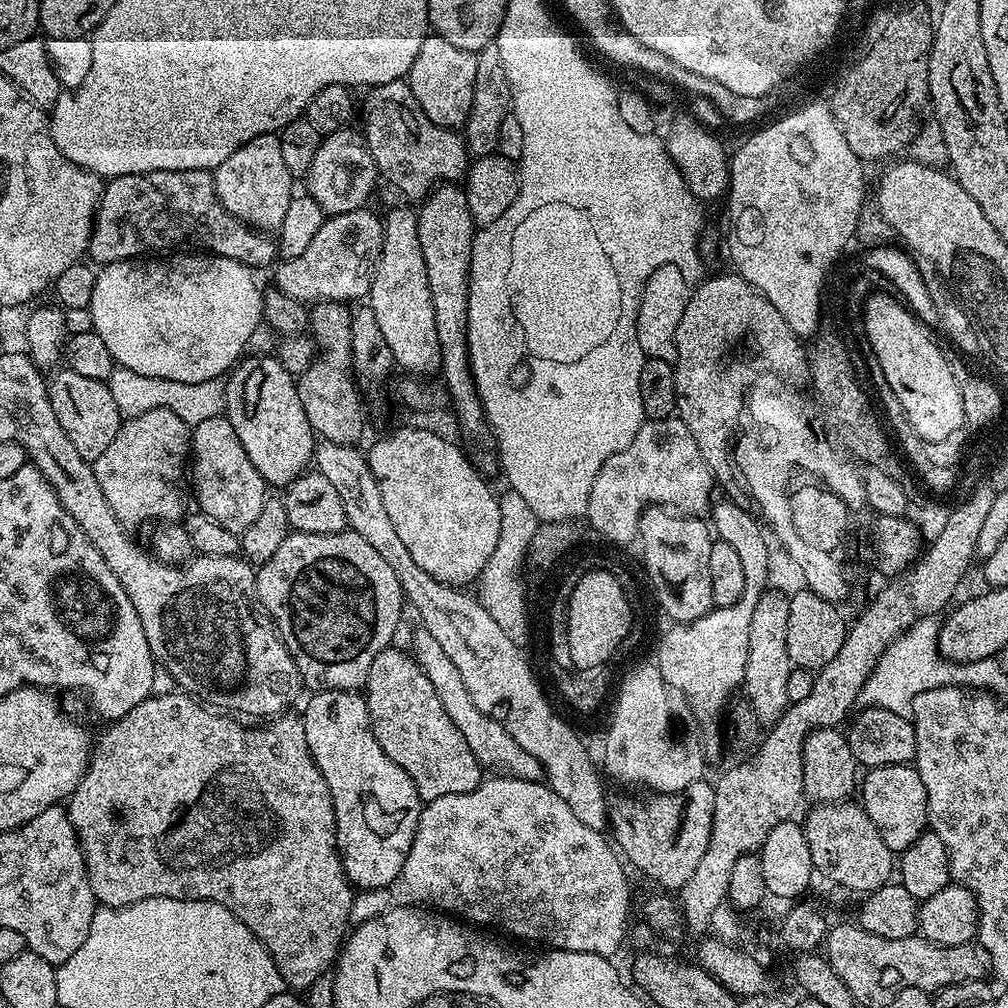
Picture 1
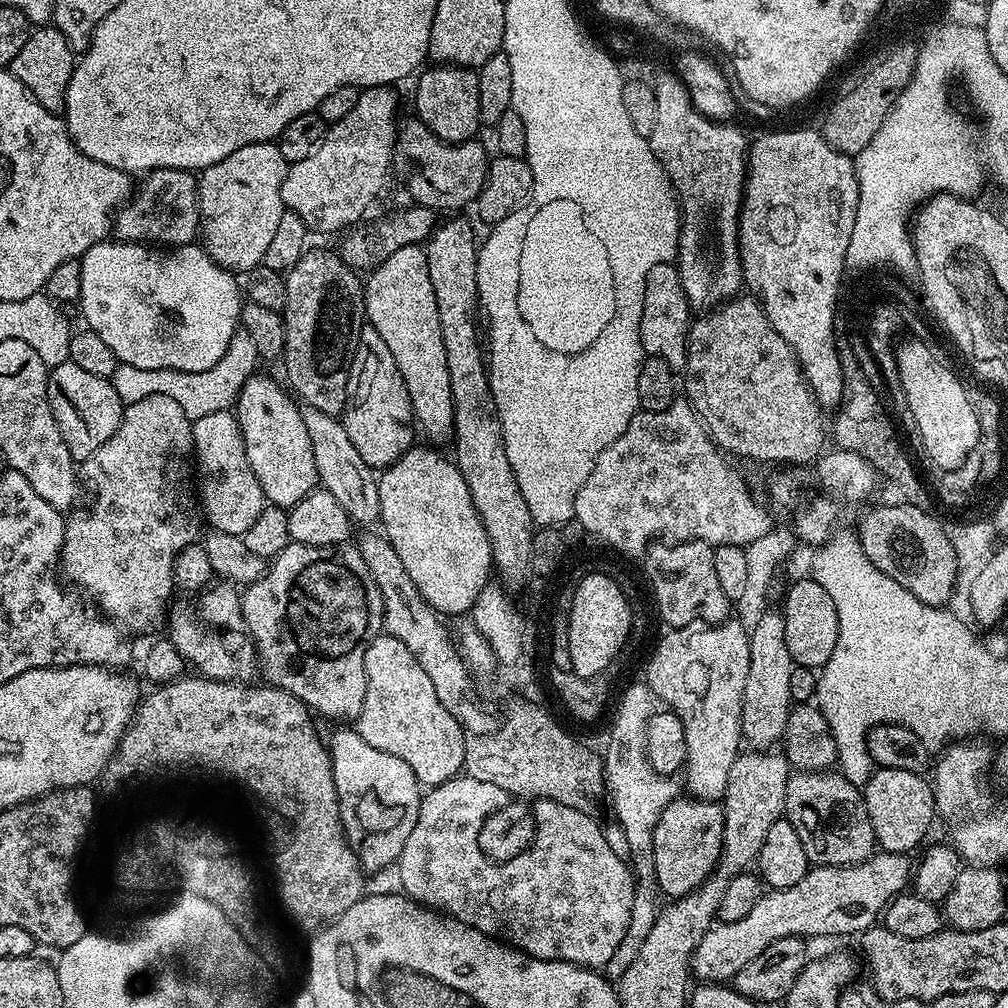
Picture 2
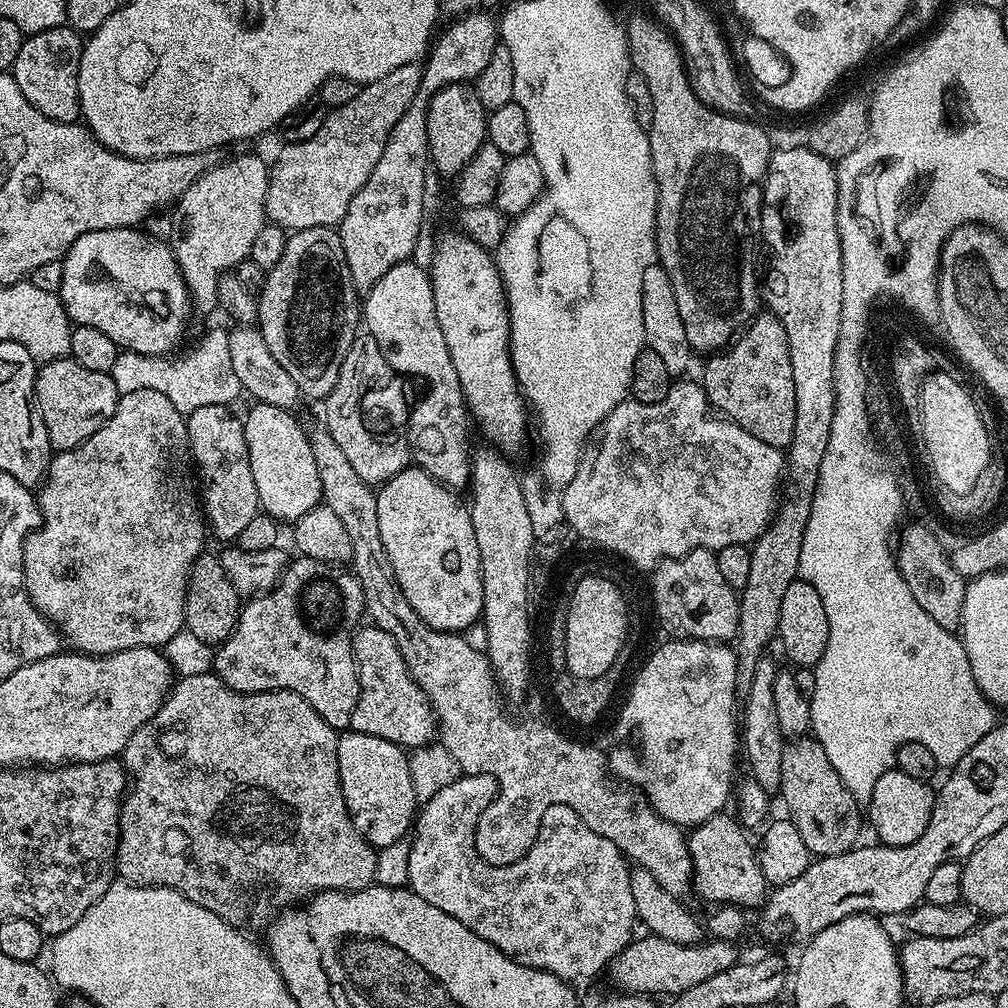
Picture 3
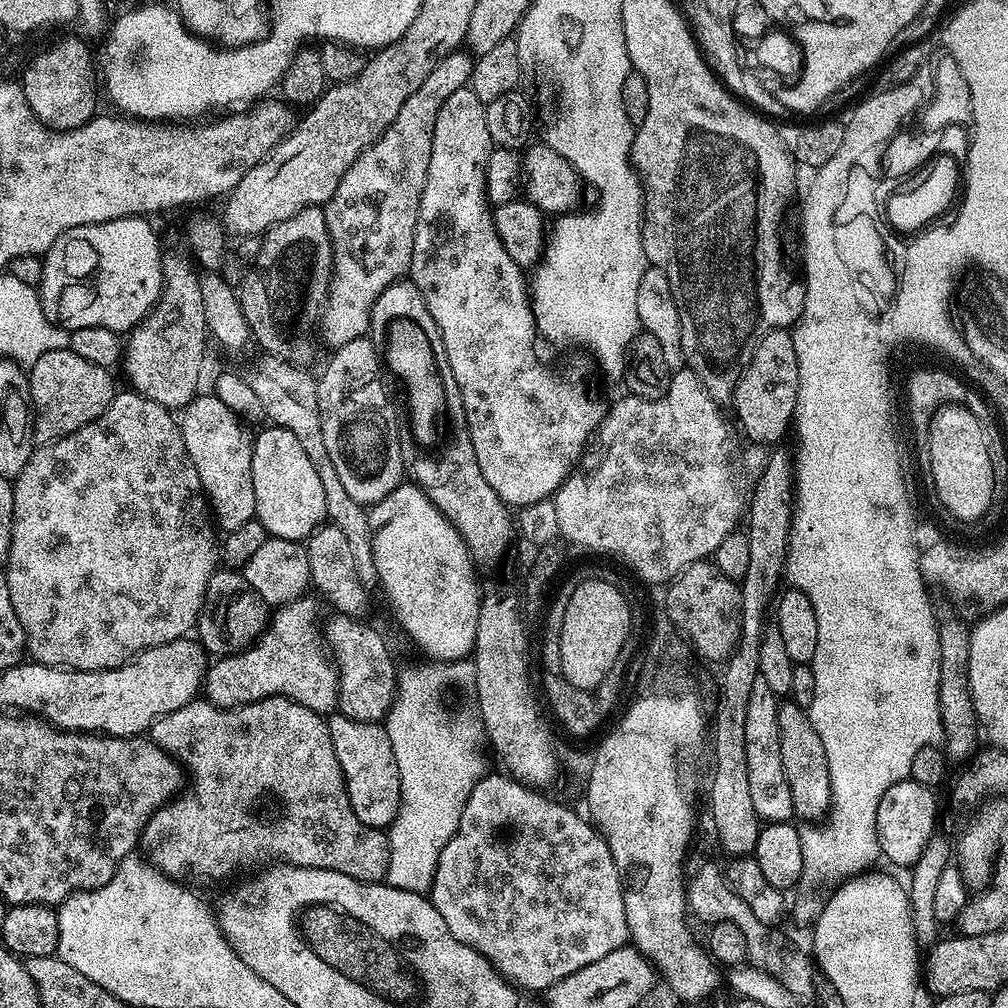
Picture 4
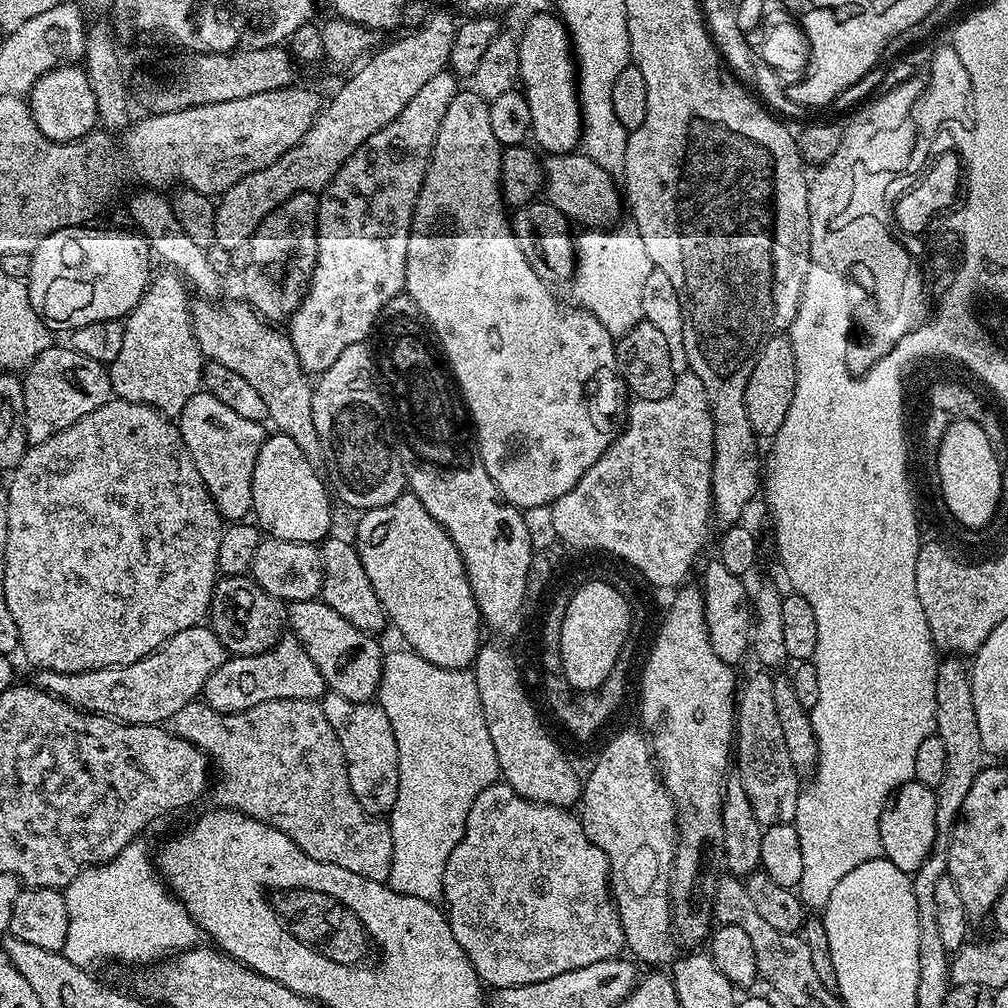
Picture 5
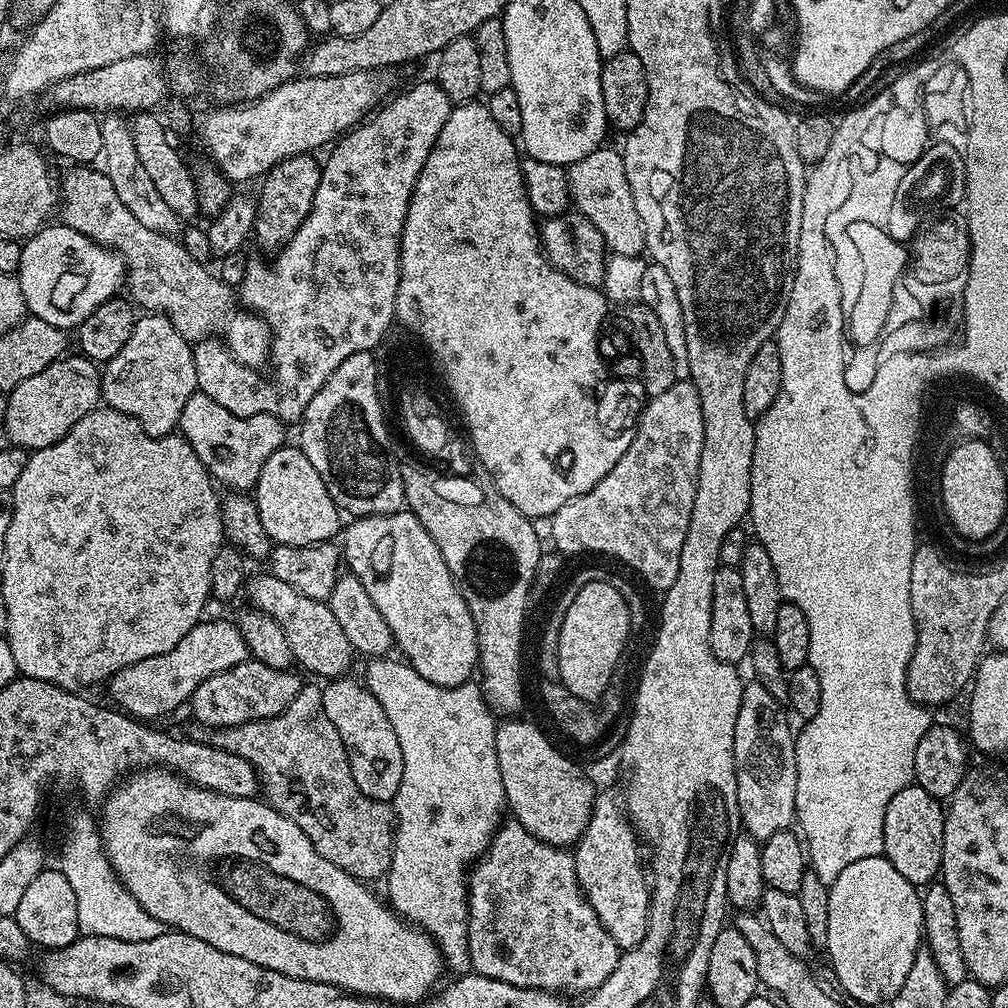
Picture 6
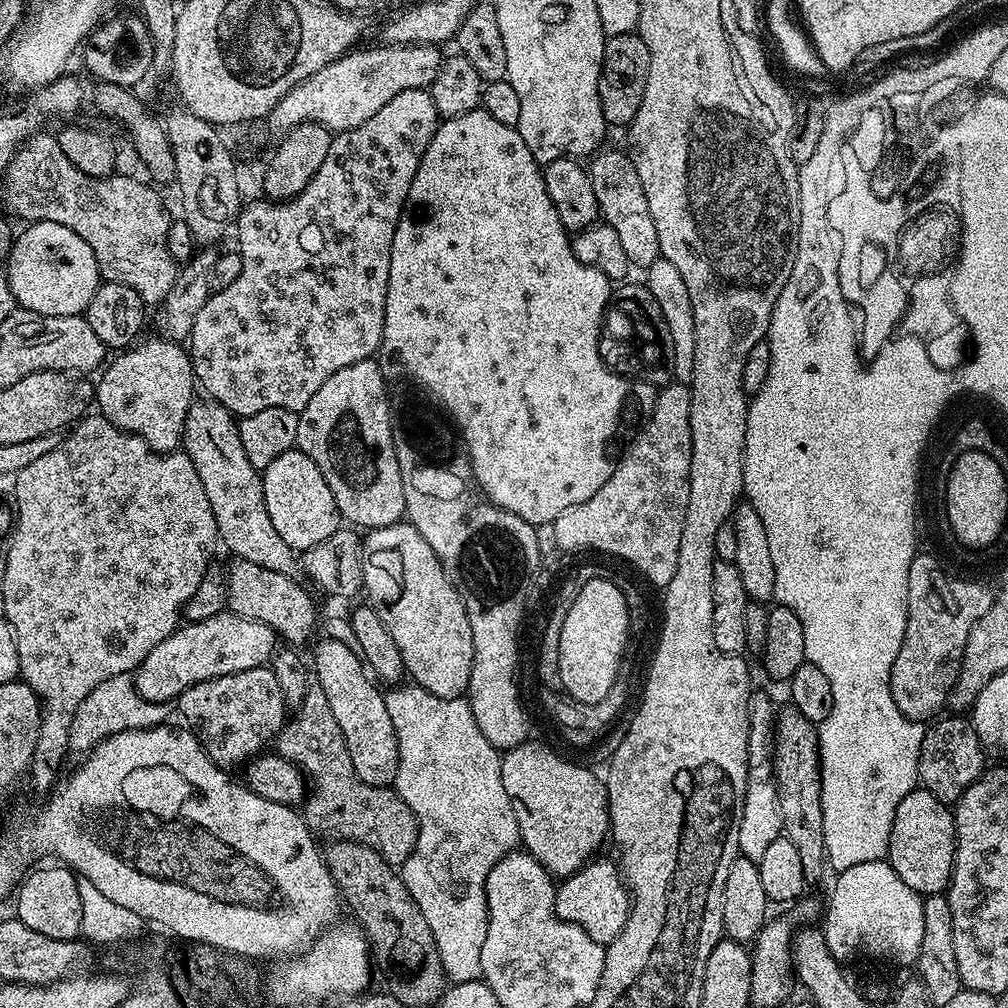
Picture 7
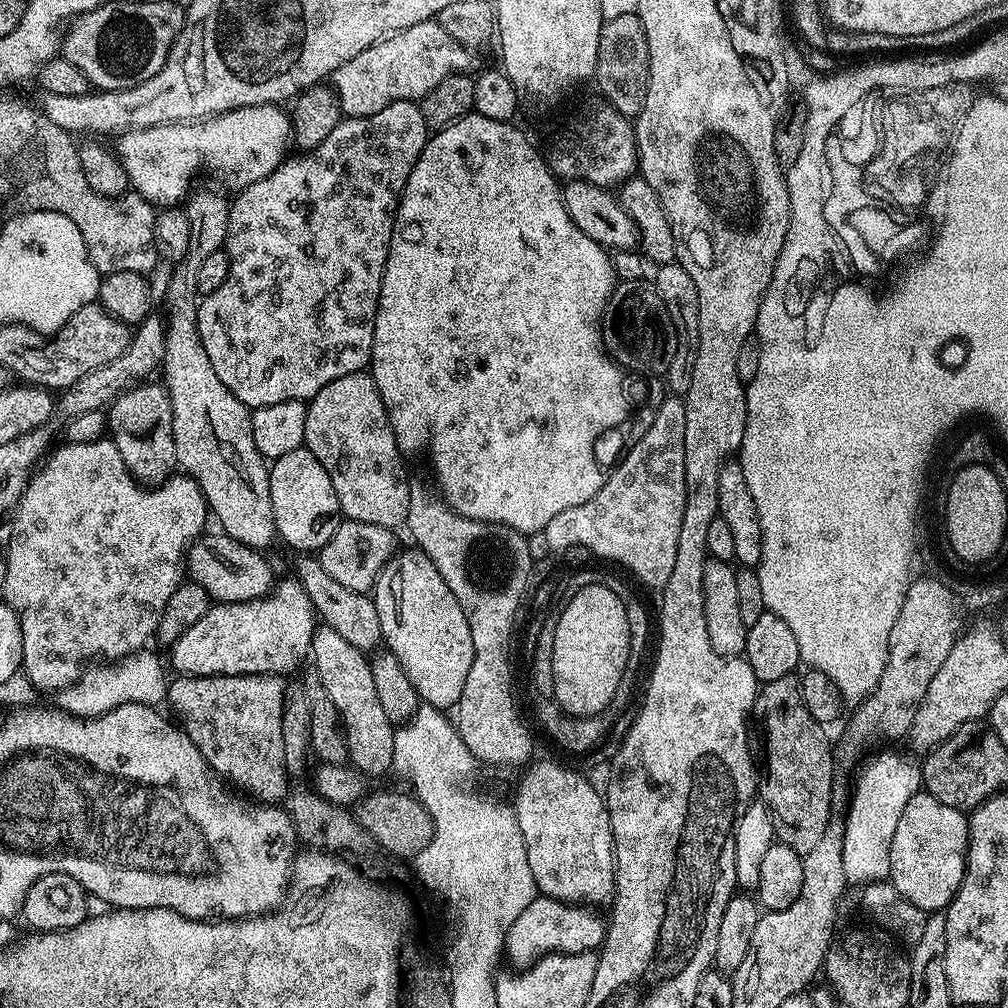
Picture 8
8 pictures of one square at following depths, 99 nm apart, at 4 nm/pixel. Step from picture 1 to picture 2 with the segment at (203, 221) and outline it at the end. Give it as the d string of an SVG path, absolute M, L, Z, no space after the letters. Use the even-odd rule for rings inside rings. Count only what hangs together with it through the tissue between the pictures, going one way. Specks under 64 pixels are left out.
M153 168L139 181L131 197L120 205L113 221L115 239L147 242L156 246L191 244L200 228L200 210L196 202L197 177L183 168Z

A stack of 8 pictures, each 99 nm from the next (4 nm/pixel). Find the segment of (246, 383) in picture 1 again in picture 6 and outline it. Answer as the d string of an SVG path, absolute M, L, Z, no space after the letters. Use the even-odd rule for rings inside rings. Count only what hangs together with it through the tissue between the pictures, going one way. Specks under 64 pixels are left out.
M285 446L266 458L266 466L262 466L262 474L256 479L254 499L258 518L262 518L262 530L266 530L273 545L323 544L341 531L341 509L336 507L326 490L326 482L322 482L318 470L314 470L310 458L299 447Z

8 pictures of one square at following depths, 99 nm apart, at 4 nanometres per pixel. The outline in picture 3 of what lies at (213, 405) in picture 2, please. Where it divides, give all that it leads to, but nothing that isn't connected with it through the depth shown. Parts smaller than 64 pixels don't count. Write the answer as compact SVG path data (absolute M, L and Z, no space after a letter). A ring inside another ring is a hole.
M226 328L210 329L192 352L184 358L172 359L122 350L114 360L109 376L114 379L114 386L121 395L136 390L155 390L169 398L174 408L185 416L203 406L231 405L238 394L241 395L238 374L231 365L229 331Z

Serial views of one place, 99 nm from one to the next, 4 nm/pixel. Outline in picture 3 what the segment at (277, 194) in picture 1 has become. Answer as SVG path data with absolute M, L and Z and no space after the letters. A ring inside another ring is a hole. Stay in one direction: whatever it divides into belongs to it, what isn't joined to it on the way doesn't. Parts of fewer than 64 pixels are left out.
M236 156L233 160L222 161L221 164L213 163L207 172L203 172L181 194L171 209L173 212L170 247L180 267L180 273L184 276L197 313L217 311L216 291L220 276L234 270L251 257L254 238L258 238L258 232L266 222L264 207L268 193L269 171L269 161L267 159L264 161L260 156Z

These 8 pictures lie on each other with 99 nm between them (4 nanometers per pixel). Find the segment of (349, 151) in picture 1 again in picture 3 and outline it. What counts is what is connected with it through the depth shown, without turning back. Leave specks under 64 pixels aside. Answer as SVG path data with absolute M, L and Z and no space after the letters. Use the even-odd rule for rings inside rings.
M419 63L390 70L386 78L363 85L356 97L341 108L331 109L326 122L322 122L322 130L318 130L314 138L284 144L276 161L273 159L270 164L264 207L267 219L286 230L339 225L350 210L350 202L354 202L354 194L358 194L370 174L374 174L374 166L378 166L378 158L382 158L382 150L386 150L390 130L398 126L398 118L402 118L414 102L423 73Z

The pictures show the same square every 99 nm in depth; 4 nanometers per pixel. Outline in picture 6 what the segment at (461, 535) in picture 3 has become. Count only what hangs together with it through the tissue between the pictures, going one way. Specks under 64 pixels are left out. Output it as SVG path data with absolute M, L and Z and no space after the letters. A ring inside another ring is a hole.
M407 510L391 512L385 516L361 516L351 523L342 532L343 563L347 571L356 576L362 586L366 586L366 594L370 594L374 606L378 606L378 614L386 618L386 626L390 626L390 634L398 652L400 648L399 655L411 668L418 670L422 678L434 682L434 686L453 688L469 683L477 671L480 658L474 618L426 526L422 526L416 515Z

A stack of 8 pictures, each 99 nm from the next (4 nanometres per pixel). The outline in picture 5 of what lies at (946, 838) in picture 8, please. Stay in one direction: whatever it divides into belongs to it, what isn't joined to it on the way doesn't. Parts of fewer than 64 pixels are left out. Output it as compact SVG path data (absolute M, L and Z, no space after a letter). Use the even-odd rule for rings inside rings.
M915 778L895 788L886 798L880 815L880 851L883 859L894 862L898 870L914 873L930 854L936 841L934 814L936 794L933 789L918 783Z

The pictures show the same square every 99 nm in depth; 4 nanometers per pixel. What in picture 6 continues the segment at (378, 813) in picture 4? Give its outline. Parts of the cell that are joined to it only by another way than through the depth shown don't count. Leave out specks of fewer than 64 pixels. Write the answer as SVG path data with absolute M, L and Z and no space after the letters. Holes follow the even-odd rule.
M332 678L323 685L322 706L326 710L326 718L334 722L336 736L342 738L342 746L346 746L350 774L354 782L358 782L358 790L362 790L366 798L385 802L395 801L398 786L402 786L402 746L398 742L398 734L394 734L394 726L390 726L390 718L386 718L386 710L382 710L378 698L374 698L374 694L370 694L370 690L364 687L359 679L348 679Z

